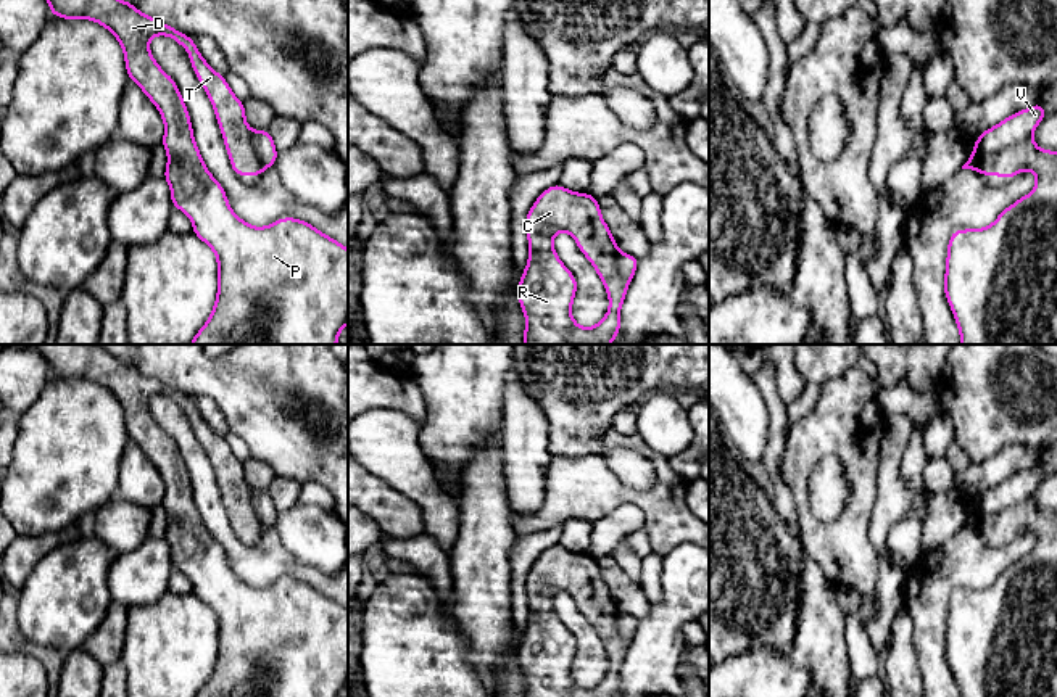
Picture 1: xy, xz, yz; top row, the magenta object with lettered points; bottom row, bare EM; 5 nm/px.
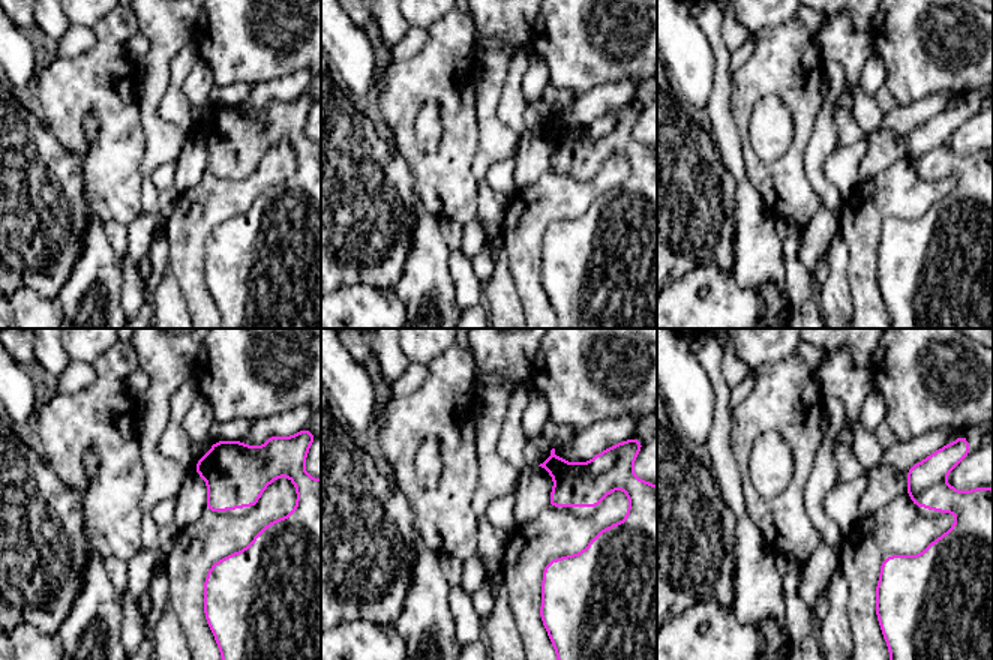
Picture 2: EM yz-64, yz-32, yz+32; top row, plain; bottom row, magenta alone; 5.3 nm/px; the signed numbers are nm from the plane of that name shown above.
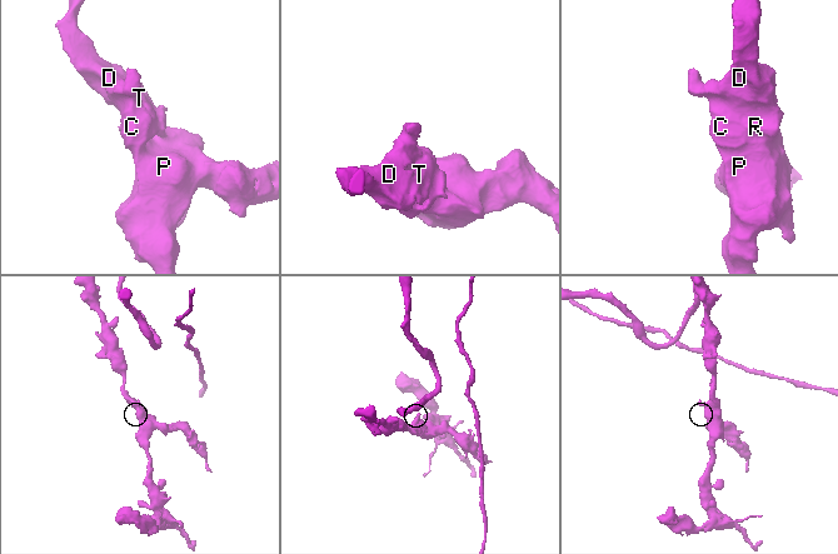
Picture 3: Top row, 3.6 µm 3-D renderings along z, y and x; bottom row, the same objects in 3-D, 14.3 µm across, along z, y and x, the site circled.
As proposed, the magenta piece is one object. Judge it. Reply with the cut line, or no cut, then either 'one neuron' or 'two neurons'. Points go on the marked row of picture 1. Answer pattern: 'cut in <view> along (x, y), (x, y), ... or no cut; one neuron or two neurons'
cut in yz along (1032, 132), (990, 153), (983, 153), (975, 142); two neurons

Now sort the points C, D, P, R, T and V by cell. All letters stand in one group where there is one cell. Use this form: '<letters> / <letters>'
C D P R T / V

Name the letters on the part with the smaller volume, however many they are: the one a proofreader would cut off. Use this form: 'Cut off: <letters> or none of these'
Cut off: V

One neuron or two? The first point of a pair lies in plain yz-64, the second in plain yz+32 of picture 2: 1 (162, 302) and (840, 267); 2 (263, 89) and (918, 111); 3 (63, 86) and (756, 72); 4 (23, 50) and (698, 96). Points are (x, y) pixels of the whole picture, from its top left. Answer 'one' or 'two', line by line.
1: one
2: one
3: one
4: one

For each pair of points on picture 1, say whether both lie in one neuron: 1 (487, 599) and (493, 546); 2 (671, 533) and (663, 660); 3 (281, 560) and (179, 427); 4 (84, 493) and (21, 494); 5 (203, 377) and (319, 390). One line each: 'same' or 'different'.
1: same
2: different
3: same
4: same
5: same

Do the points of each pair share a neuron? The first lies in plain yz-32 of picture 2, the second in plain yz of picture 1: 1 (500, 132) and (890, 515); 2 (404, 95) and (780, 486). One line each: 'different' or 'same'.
1: same
2: different

